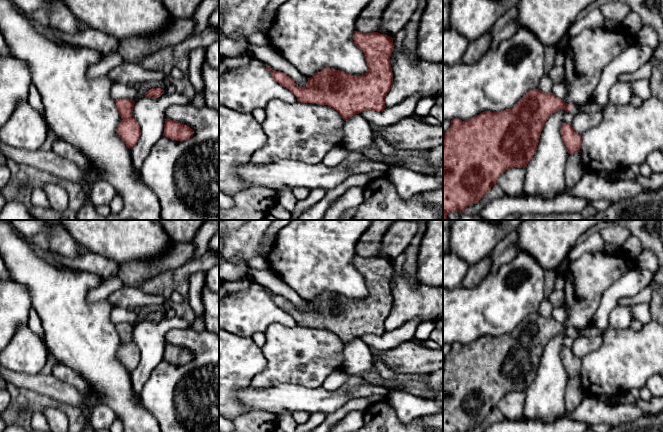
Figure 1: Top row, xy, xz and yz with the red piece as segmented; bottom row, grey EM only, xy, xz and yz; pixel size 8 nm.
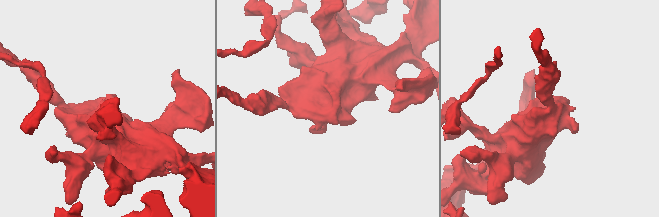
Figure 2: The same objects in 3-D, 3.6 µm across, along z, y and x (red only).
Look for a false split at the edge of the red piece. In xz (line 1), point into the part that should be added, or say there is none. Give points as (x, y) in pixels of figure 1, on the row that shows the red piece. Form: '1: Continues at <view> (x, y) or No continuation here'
1: No continuation here

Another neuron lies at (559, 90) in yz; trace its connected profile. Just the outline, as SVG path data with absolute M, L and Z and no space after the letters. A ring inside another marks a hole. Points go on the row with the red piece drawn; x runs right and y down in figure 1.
M554 84L552 88L552 93L559 99L563 100L567 95L567 90L565 86L560 84Z

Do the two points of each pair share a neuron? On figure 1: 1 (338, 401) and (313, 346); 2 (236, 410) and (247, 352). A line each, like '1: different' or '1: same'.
1: different
2: same

